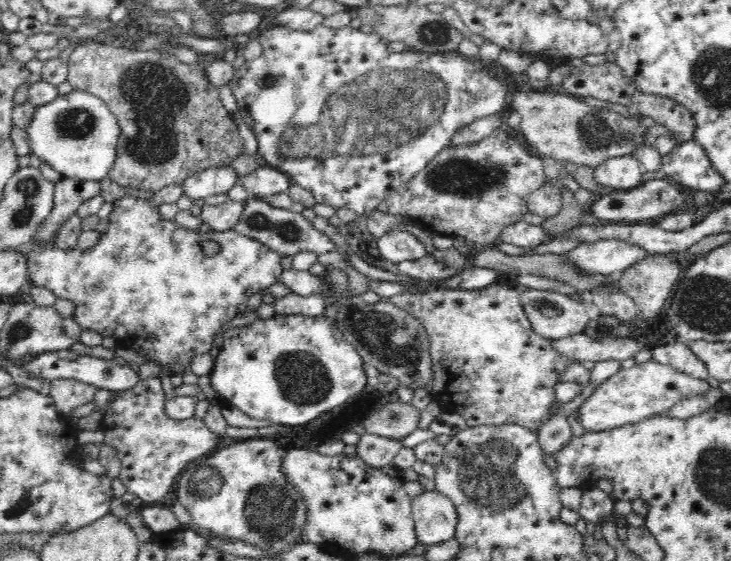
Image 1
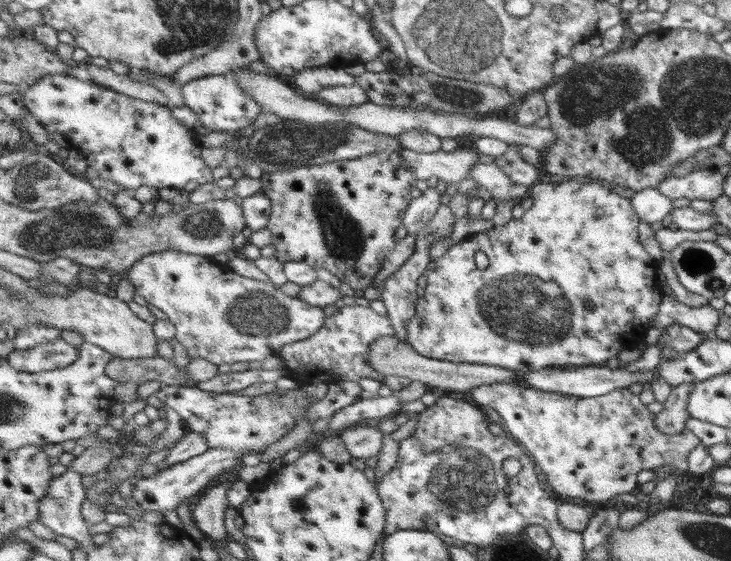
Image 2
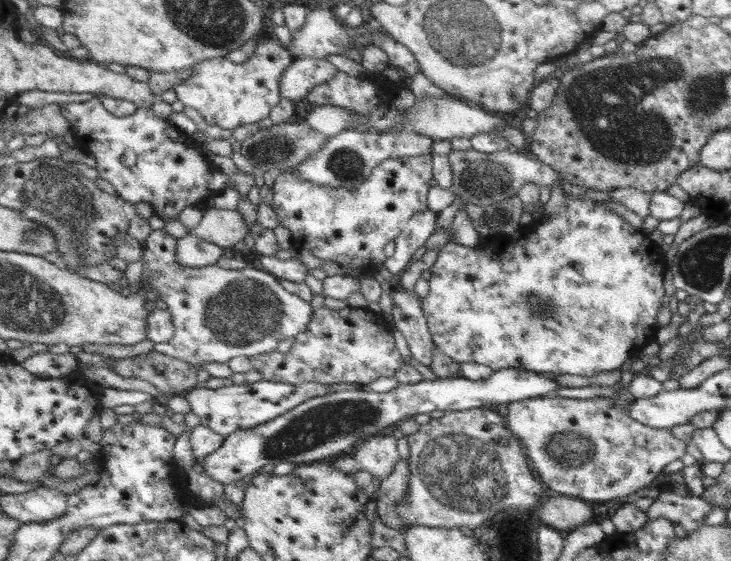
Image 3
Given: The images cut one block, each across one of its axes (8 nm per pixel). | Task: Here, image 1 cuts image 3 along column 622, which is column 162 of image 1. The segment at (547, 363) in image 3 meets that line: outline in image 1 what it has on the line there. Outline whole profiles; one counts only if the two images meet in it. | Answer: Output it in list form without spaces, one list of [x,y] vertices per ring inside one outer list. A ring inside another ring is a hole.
[[[128,195],[126,198],[120,198],[114,203],[114,212],[112,212],[112,216],[110,216],[110,228],[108,228],[108,232],[106,232],[102,238],[99,238],[99,241],[92,246],[92,250],[80,251],[77,246],[73,248],[74,250],[61,250],[60,247],[56,245],[33,245],[30,243],[26,247],[21,248],[21,252],[28,258],[28,273],[30,278],[28,281],[31,281],[32,285],[48,288],[48,290],[54,292],[58,298],[72,300],[72,302],[76,304],[76,312],[73,316],[77,324],[79,324],[84,331],[92,330],[104,334],[104,336],[116,336],[118,330],[120,330],[120,326],[126,326],[126,324],[124,324],[126,320],[128,320],[128,322],[134,322],[134,320],[136,320],[136,328],[140,328],[140,330],[148,328],[148,322],[150,322],[150,326],[152,326],[152,342],[154,342],[156,346],[152,346],[152,354],[144,354],[144,356],[150,356],[152,360],[160,360],[162,364],[170,364],[172,372],[174,372],[174,374],[180,374],[182,368],[188,368],[190,360],[192,360],[196,354],[204,354],[204,352],[208,352],[210,348],[212,348],[212,342],[214,342],[215,339],[214,334],[216,334],[224,324],[227,324],[227,322],[230,322],[230,320],[233,320],[234,317],[239,314],[238,306],[240,306],[240,304],[246,303],[250,296],[267,289],[280,280],[280,276],[283,272],[281,266],[282,256],[275,250],[264,245],[264,243],[258,242],[256,239],[248,238],[243,234],[238,234],[234,229],[225,231],[210,230],[208,232],[204,229],[189,230],[178,227],[174,219],[162,219],[158,211],[159,208],[147,202],[146,197],[143,198],[140,196],[132,198],[132,196]],[[204,240],[215,240],[220,244],[222,252],[216,254],[213,258],[208,258],[208,256],[205,256],[204,252],[202,252],[202,246],[200,245]]]

